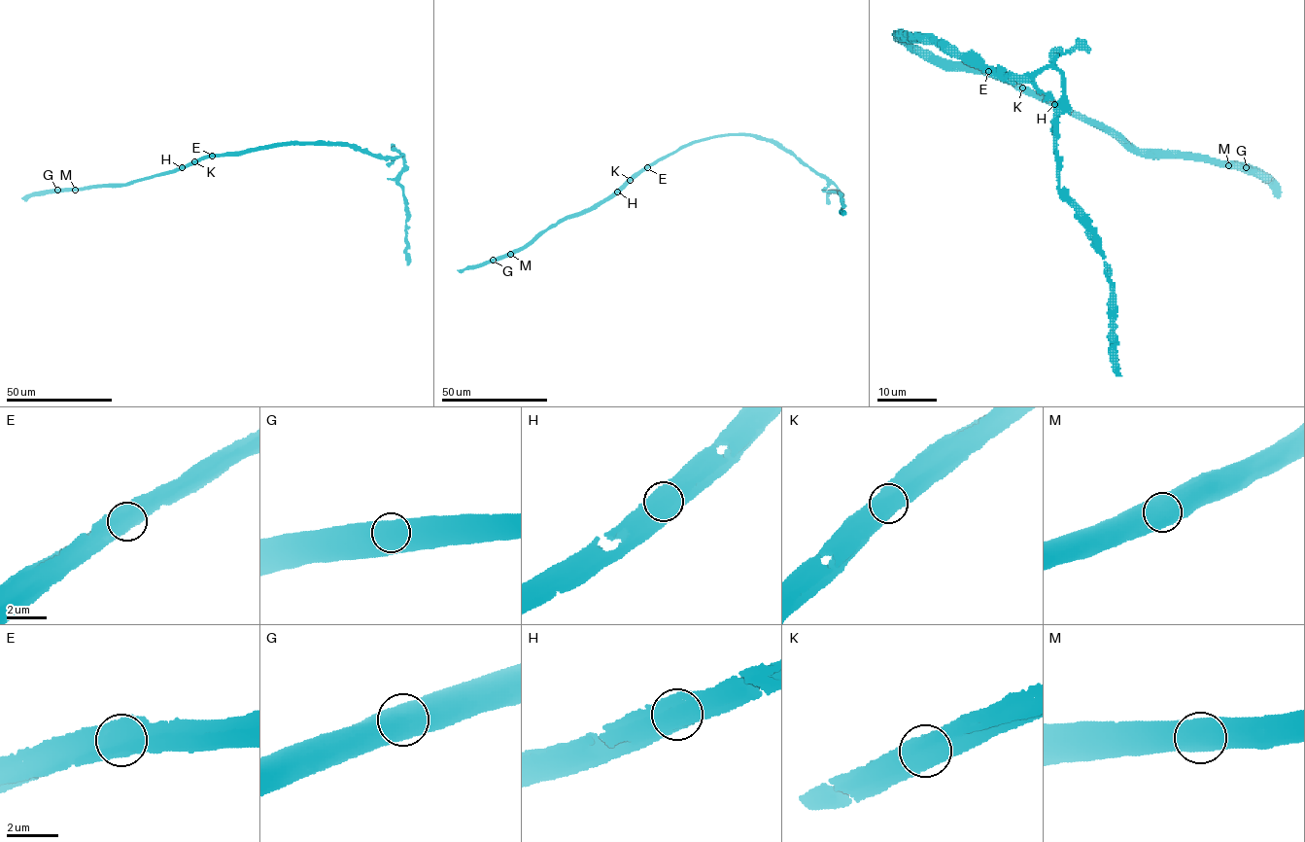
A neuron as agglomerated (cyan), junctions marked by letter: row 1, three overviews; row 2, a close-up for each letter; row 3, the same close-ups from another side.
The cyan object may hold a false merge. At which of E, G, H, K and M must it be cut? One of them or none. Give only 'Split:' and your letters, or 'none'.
Split: none

